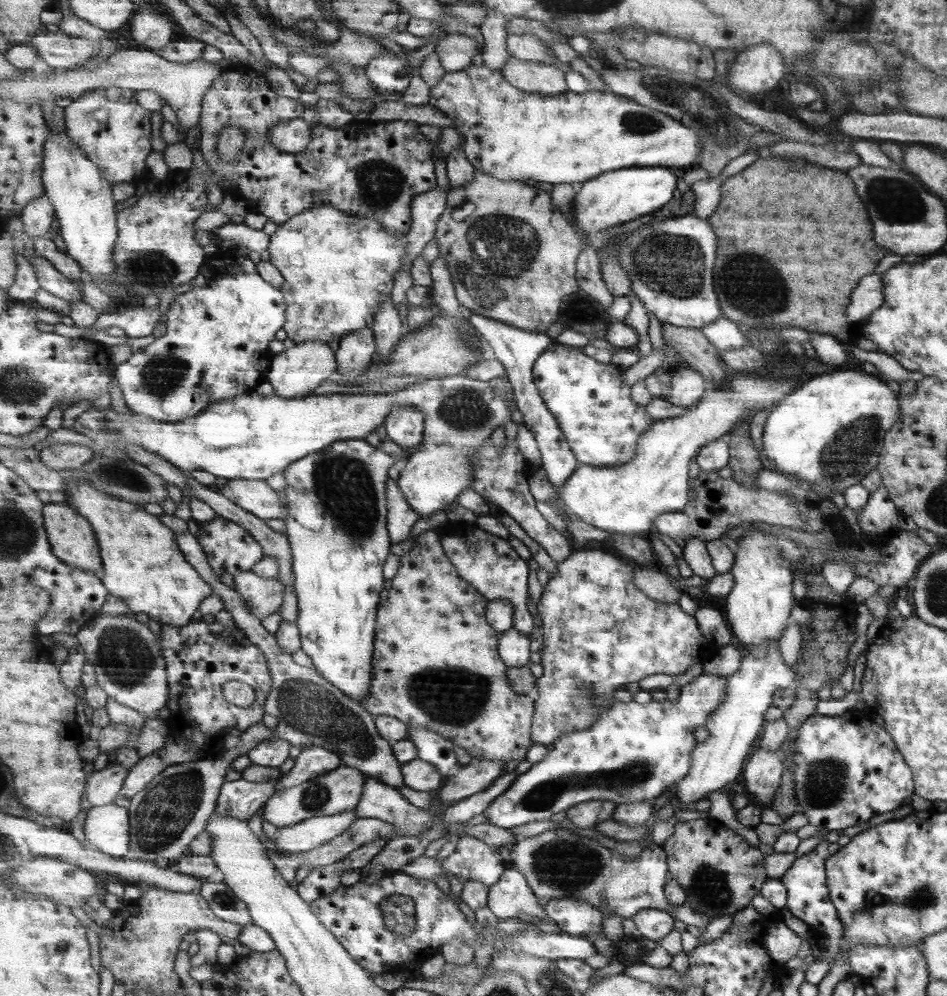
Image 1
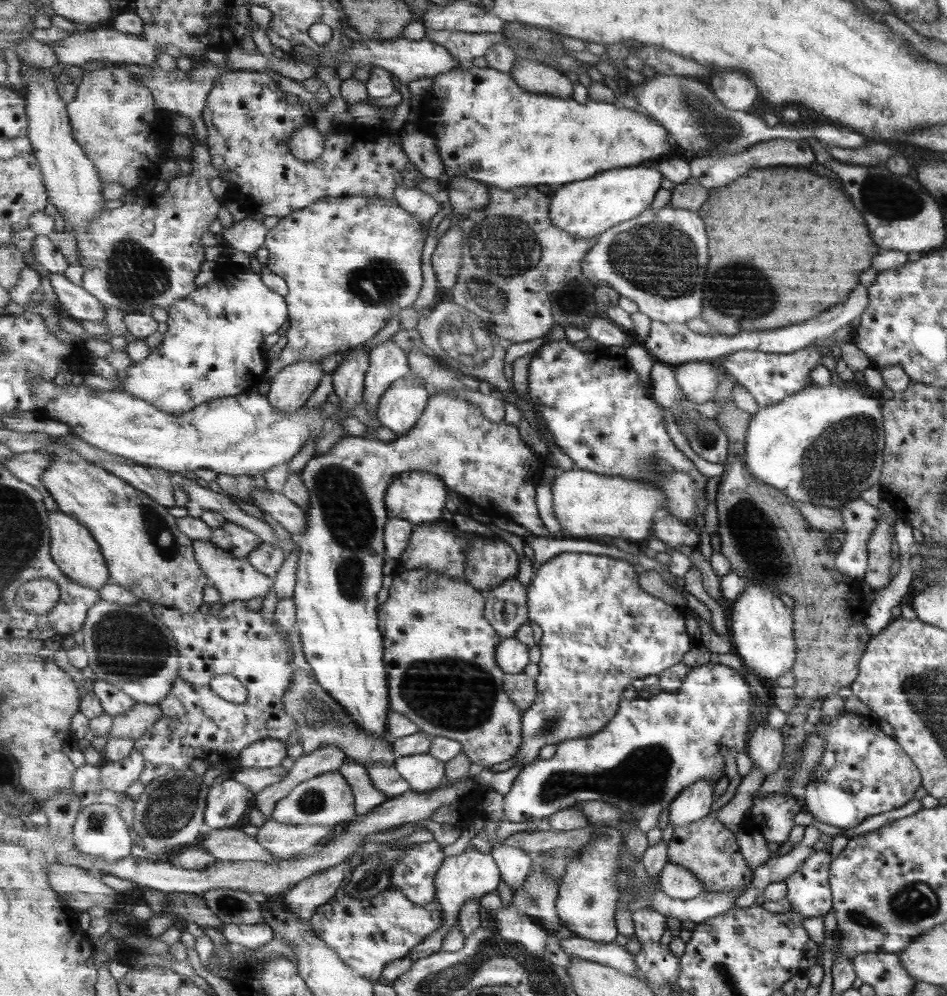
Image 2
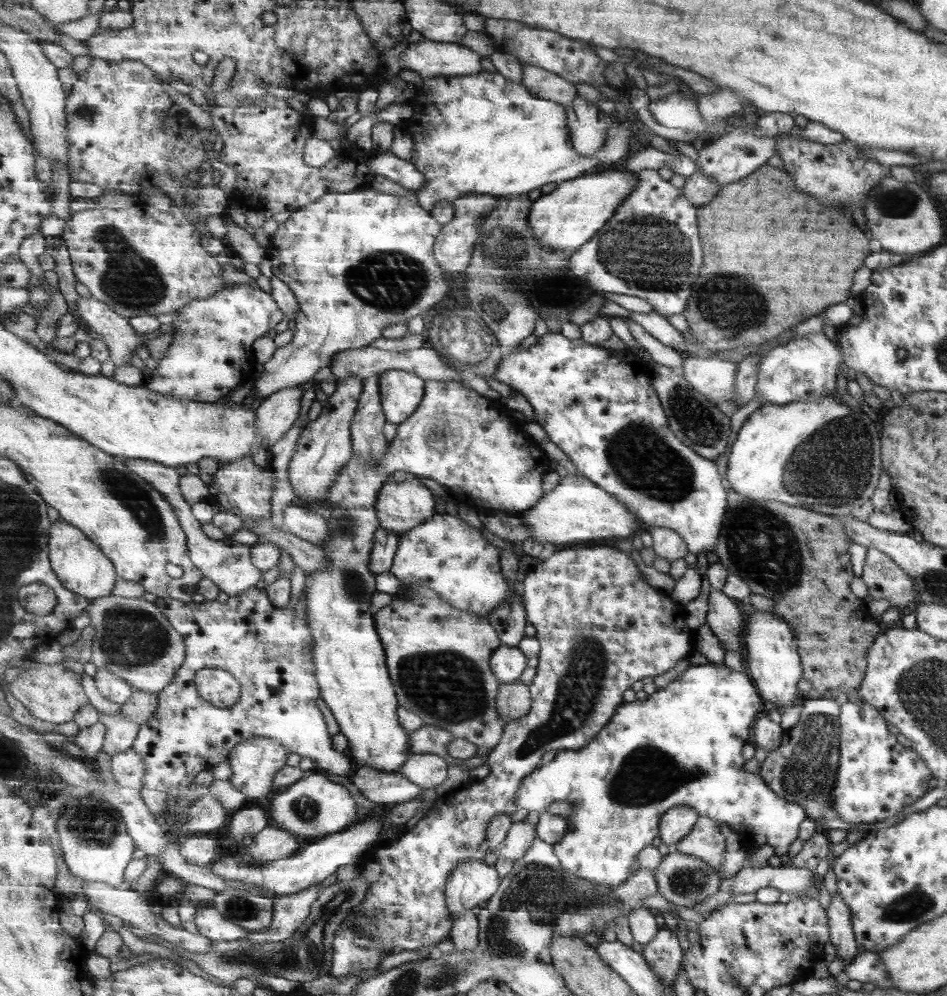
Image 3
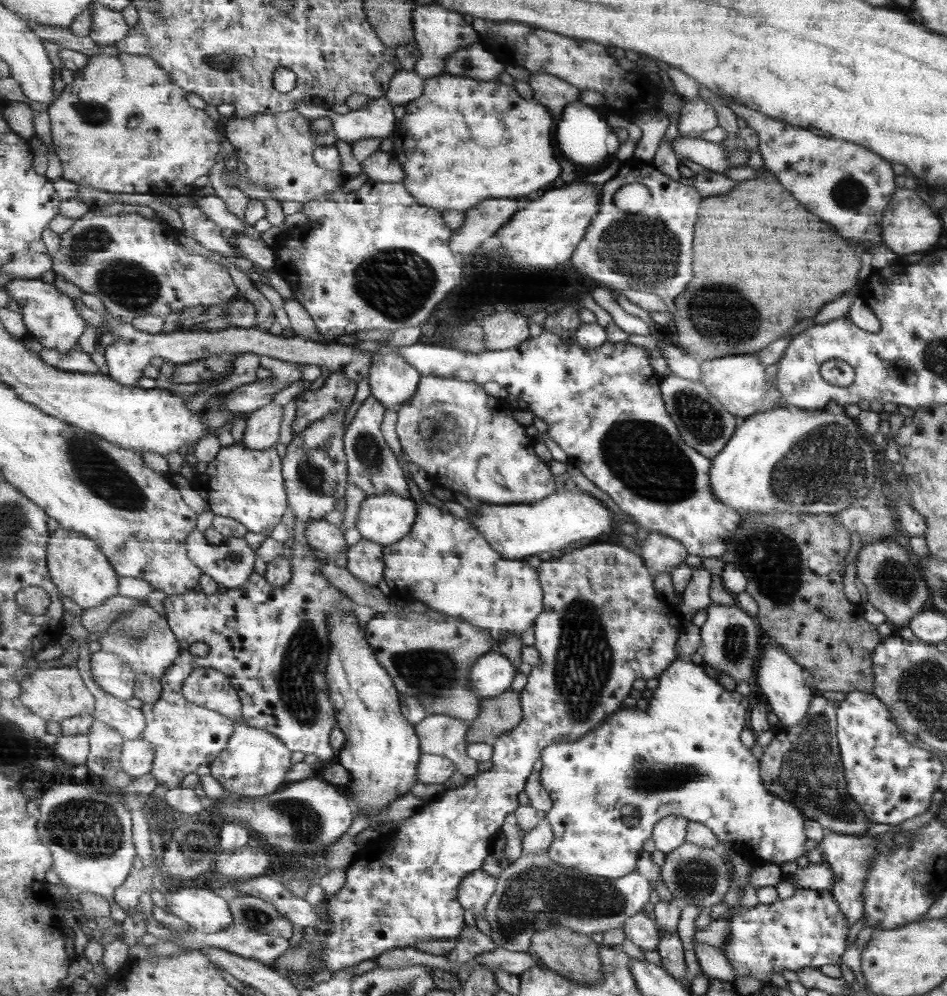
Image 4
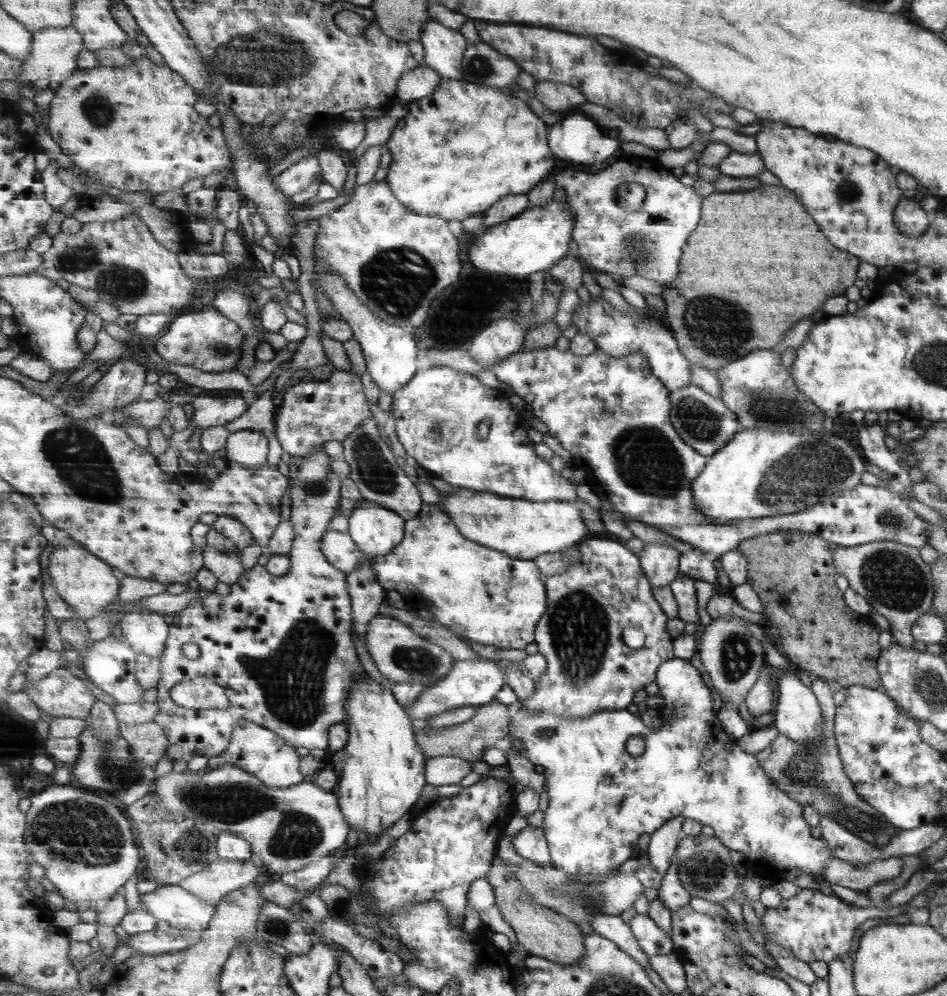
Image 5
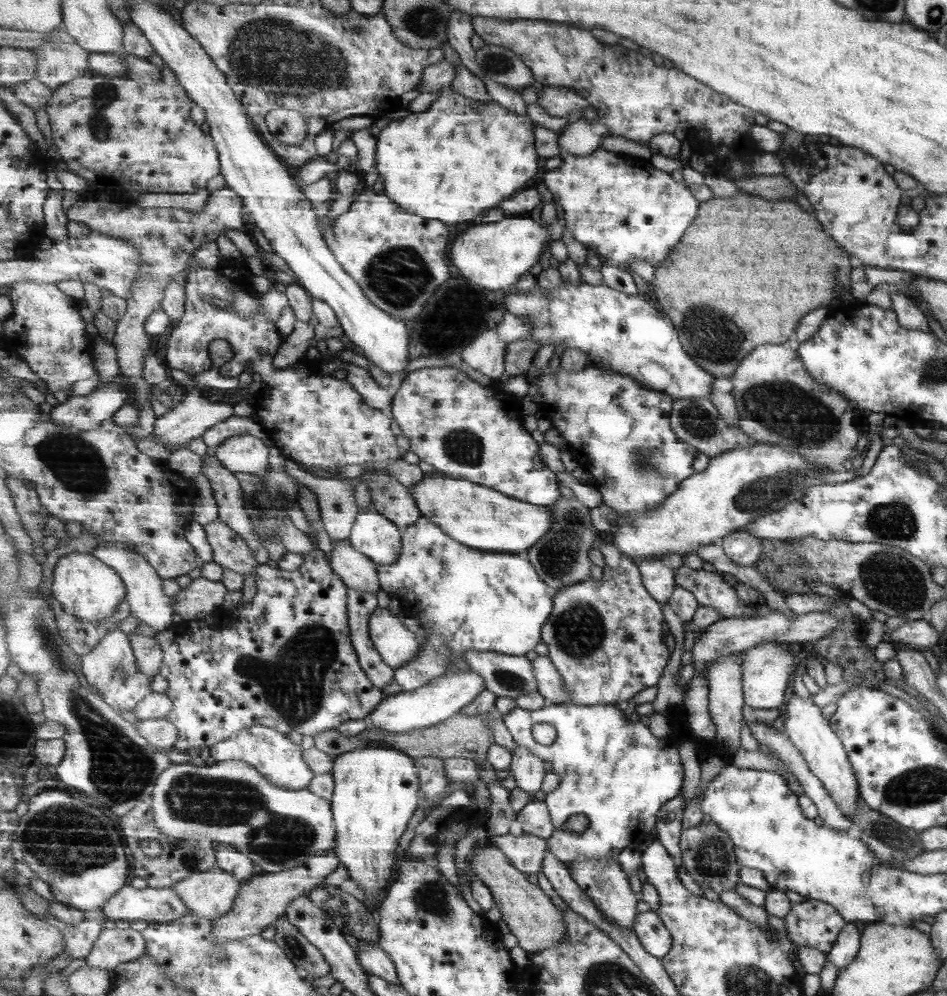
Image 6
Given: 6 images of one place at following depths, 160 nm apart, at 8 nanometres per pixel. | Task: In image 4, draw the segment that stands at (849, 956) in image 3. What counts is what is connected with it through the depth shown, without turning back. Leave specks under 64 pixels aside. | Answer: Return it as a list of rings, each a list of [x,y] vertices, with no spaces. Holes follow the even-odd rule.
[[[891,827],[887,834],[870,837],[862,835],[840,835],[831,831],[825,830],[821,840],[818,842],[819,850],[823,854],[823,861],[829,866],[833,874],[832,887],[830,892],[833,898],[837,901],[840,911],[846,918],[846,923],[849,927],[864,914],[863,889],[864,882],[867,877],[867,869],[869,864],[875,859],[875,846],[880,841],[887,841],[890,845],[892,836],[897,836],[901,830],[899,827]]]

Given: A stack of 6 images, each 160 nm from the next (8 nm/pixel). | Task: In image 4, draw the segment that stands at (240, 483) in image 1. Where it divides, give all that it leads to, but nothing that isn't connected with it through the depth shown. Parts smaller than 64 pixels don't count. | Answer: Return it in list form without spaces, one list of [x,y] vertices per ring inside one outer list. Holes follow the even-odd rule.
[[[325,519],[310,522],[307,525],[307,537],[317,550],[327,553],[330,557],[334,554],[348,554],[348,542],[343,532]]]

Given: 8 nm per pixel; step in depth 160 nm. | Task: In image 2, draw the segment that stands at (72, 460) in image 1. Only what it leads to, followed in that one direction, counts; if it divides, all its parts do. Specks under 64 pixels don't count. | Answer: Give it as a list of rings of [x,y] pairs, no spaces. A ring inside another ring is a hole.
[[[27,451],[19,454],[15,453],[11,458],[3,461],[2,464],[19,480],[39,488],[39,484],[42,482],[41,475],[47,470],[53,459],[54,454]]]

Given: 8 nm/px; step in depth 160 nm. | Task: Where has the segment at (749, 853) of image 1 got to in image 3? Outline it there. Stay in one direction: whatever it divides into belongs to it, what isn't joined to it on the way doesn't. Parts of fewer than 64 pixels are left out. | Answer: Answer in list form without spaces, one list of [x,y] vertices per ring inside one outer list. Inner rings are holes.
[[[701,816],[695,828],[671,851],[678,850],[713,866],[721,872],[726,854],[726,836],[721,832],[717,821]]]

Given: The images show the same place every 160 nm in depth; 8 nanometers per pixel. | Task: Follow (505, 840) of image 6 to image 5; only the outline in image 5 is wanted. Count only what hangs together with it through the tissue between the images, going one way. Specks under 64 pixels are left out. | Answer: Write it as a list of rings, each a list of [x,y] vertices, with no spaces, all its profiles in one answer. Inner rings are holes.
[[[527,825],[516,835],[510,836],[510,843],[523,859],[541,867],[552,866],[549,843],[543,828]]]

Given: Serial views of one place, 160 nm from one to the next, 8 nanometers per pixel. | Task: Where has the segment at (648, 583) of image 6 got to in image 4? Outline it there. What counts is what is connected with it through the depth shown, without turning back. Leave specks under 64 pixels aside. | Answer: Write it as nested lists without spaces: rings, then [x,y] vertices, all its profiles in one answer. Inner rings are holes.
[[[650,532],[643,540],[641,555],[652,574],[671,574],[676,568],[684,566],[688,550],[677,539],[663,533]]]

